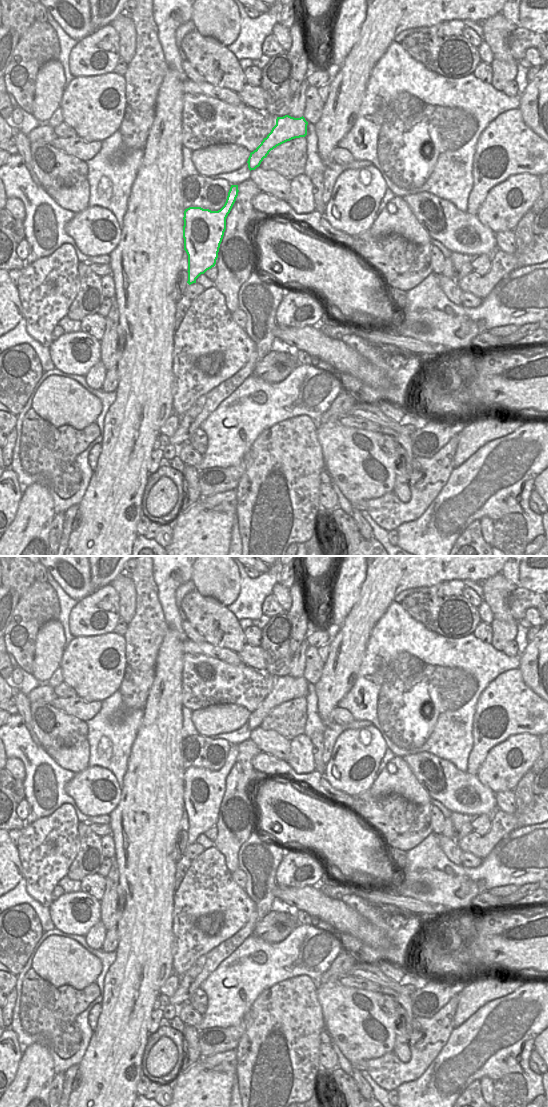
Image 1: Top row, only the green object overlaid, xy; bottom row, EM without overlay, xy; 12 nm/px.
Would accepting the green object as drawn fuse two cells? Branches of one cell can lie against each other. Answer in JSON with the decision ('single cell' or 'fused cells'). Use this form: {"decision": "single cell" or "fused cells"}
{"decision": "single cell"}

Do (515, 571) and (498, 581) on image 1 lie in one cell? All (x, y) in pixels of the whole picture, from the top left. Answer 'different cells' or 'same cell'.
different cells

